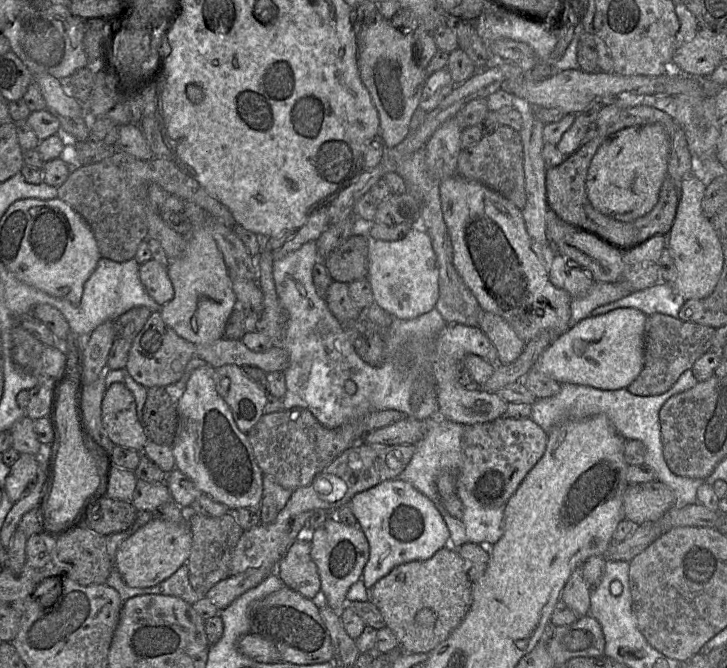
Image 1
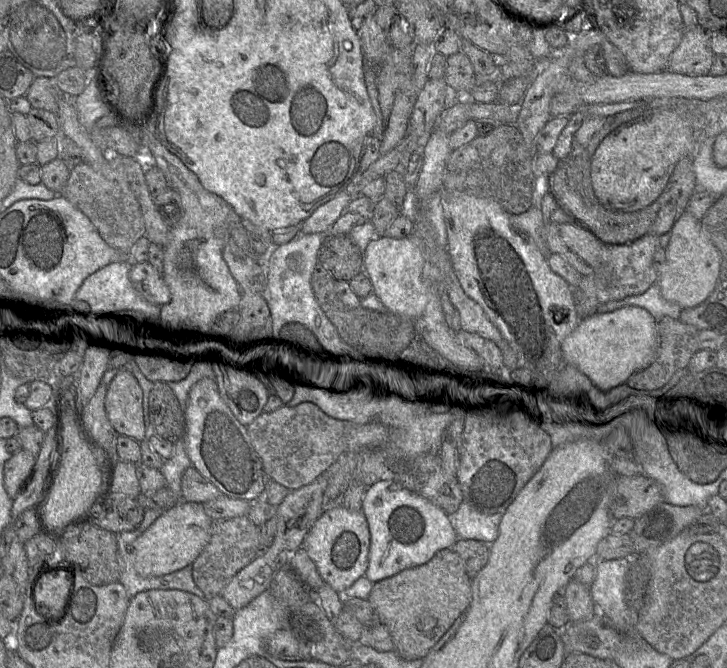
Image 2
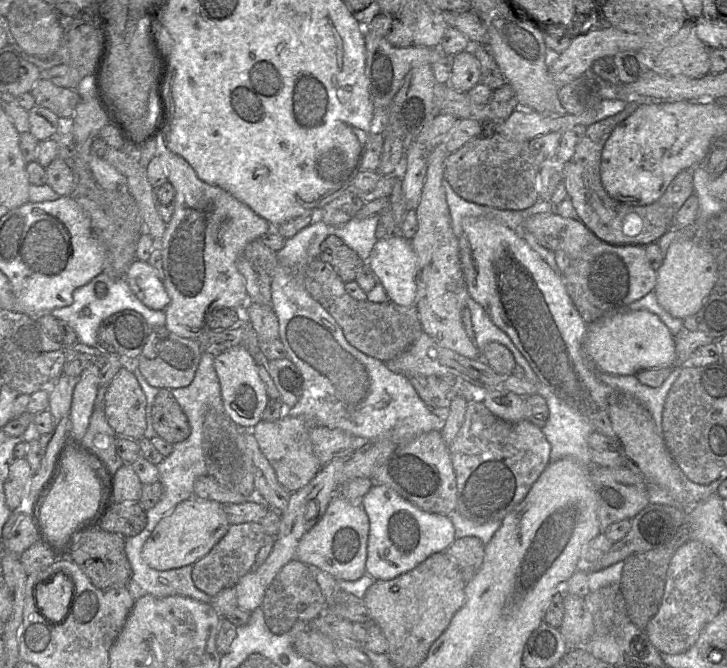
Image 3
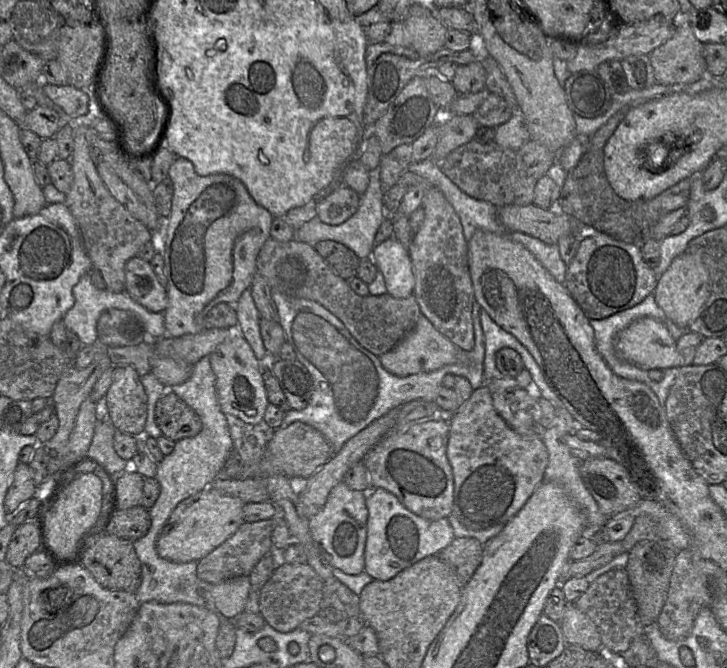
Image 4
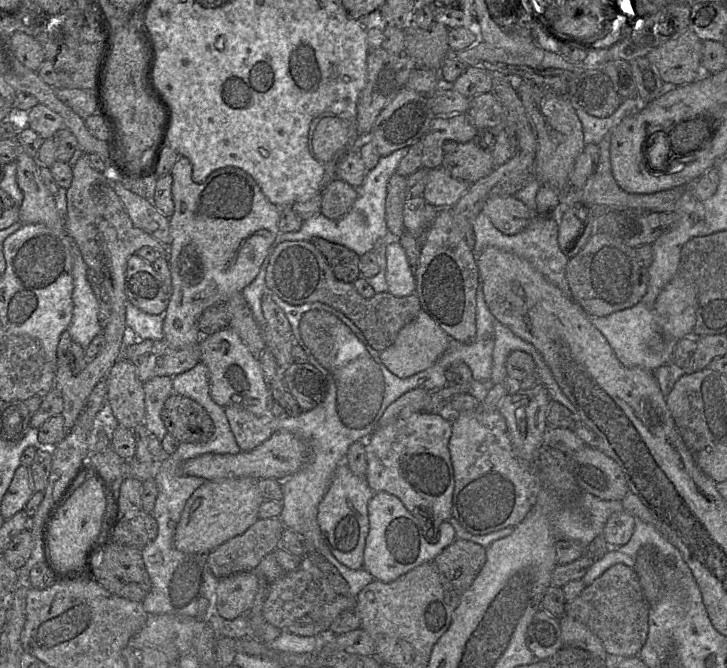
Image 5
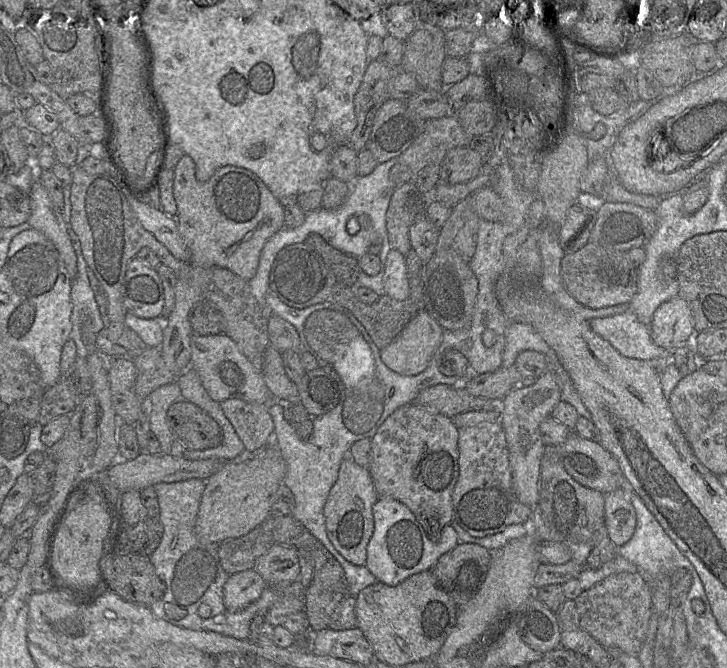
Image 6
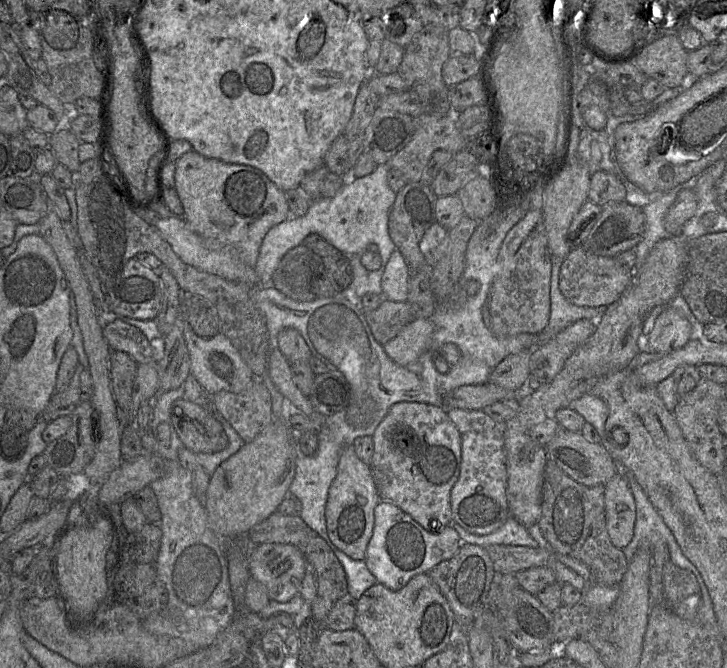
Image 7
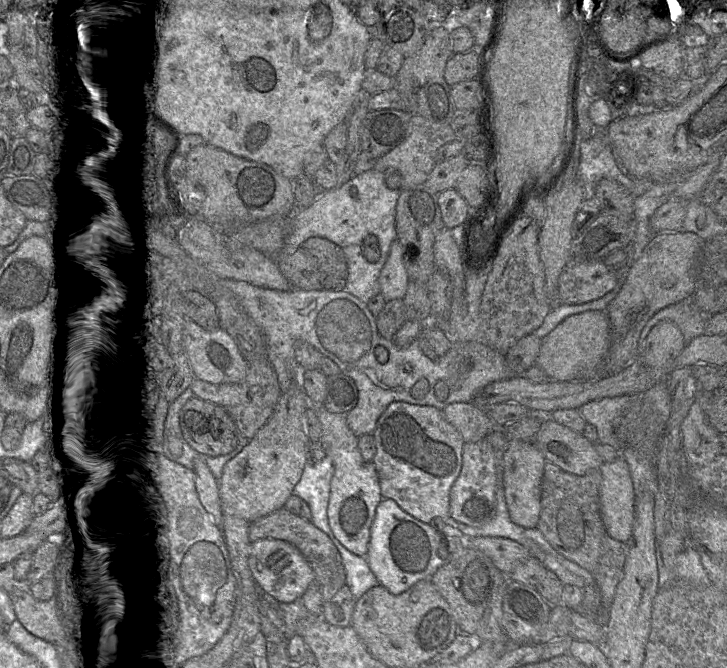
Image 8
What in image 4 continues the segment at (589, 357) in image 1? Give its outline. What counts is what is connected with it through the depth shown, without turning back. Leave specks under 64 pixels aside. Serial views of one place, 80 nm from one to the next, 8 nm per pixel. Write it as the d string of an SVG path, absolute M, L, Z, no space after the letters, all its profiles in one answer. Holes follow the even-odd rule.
M651 317L639 318L623 329L615 350L620 358L647 371L682 366L676 340L663 322Z

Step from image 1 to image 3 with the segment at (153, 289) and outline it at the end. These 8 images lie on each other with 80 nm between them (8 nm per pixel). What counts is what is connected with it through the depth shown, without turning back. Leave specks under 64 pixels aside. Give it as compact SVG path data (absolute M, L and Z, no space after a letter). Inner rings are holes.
M134 259L127 270L126 281L137 298L153 310L164 311L170 303L163 281L147 261Z

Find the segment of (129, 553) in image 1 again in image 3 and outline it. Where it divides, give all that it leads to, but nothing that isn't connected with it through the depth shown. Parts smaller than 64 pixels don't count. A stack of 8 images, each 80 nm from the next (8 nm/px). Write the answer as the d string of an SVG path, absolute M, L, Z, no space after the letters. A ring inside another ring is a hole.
M191 497L179 503L171 514L158 522L142 548L142 559L151 568L159 571L193 565L219 542L229 527L230 522L224 512L224 504Z

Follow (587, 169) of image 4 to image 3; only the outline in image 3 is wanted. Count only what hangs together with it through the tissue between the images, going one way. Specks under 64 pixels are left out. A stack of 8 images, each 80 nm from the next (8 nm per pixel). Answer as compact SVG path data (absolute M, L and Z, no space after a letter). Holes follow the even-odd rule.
M628 96L624 110L587 127L586 133L575 147L574 155L562 166L561 182L566 188L566 198L554 207L555 213L564 218L581 220L595 237L610 244L646 246L657 242L670 229L674 215L694 193L693 169L679 172L656 202L643 206L623 203L612 198L605 190L600 177L602 150L616 126L641 105L662 102L664 101L647 96Z

